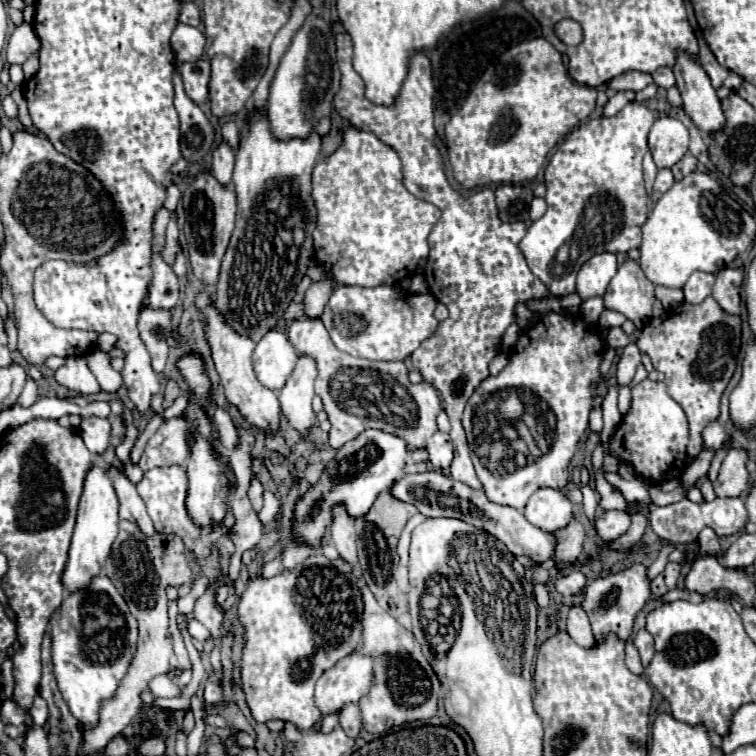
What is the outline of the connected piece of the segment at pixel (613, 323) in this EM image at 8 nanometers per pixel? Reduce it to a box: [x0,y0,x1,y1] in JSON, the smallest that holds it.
[600,311,626,327]

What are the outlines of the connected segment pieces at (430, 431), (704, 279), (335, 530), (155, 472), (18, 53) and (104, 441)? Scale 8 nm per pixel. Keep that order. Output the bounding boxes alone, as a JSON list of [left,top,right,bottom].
[[288,319,442,449],[684,273,714,303],[330,505,362,579],[136,465,234,559],[6,23,40,65],[78,417,110,453]]

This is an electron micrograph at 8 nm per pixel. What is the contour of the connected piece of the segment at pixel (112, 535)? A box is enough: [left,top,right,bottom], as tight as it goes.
[62,465,118,591]

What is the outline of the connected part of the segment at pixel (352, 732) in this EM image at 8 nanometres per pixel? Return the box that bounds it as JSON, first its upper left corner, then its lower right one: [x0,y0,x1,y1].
[338,703,362,737]

